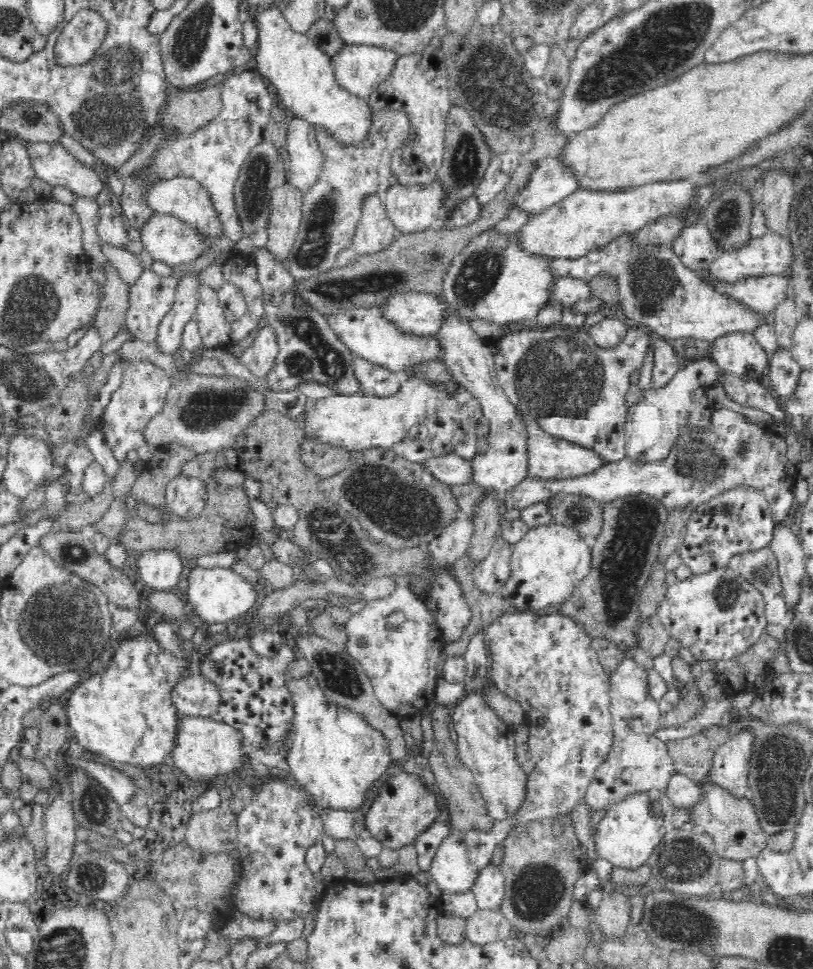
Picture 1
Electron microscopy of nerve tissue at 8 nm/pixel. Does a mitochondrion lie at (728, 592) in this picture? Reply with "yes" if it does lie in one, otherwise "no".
yes

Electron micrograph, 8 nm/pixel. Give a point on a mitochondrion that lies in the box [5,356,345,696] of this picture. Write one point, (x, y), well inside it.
(57, 623)

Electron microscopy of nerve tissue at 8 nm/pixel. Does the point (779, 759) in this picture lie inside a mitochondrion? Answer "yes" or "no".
yes

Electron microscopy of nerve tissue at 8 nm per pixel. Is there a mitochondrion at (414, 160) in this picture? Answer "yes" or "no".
no

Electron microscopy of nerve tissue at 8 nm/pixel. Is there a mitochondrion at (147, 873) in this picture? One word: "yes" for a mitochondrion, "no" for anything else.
no

